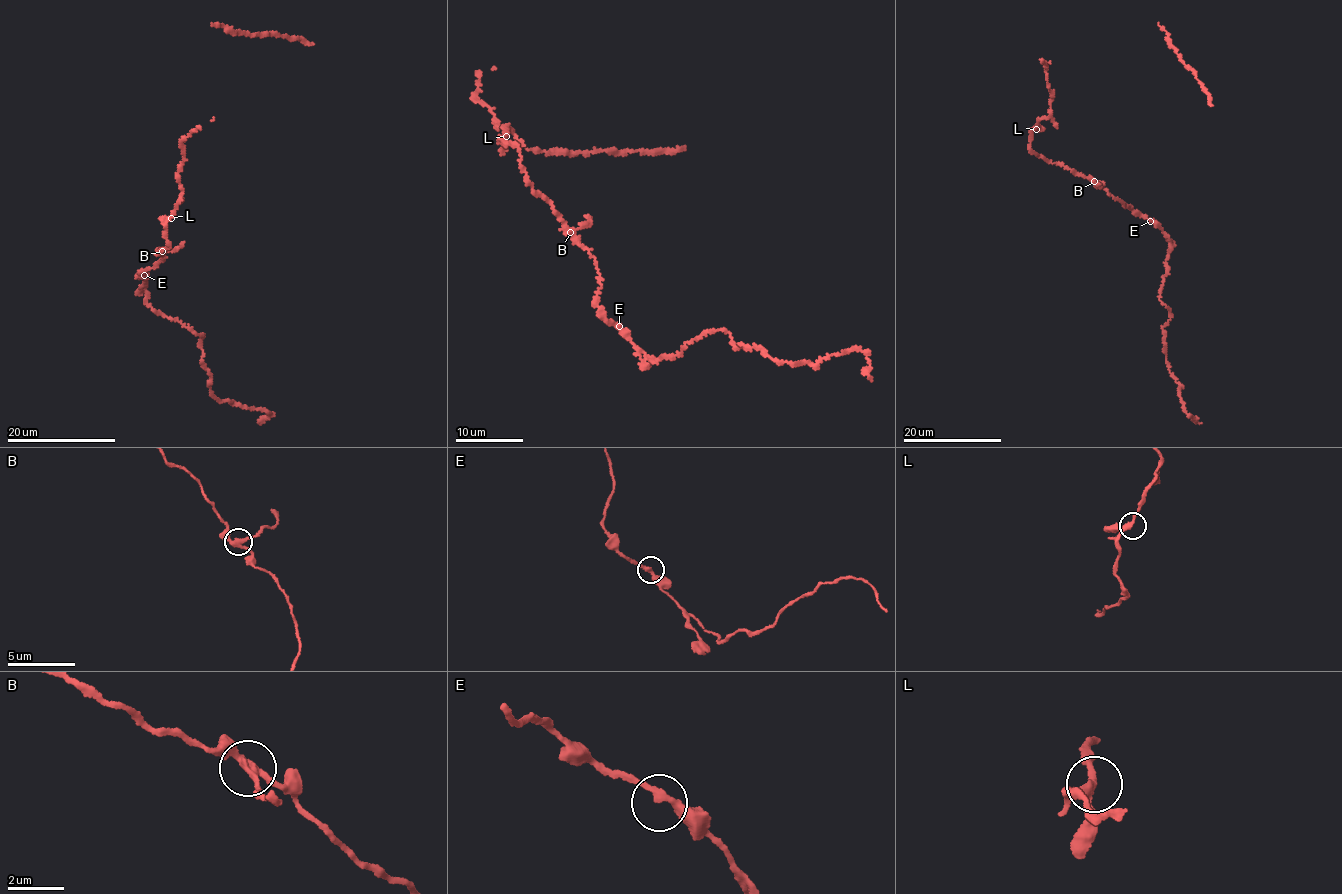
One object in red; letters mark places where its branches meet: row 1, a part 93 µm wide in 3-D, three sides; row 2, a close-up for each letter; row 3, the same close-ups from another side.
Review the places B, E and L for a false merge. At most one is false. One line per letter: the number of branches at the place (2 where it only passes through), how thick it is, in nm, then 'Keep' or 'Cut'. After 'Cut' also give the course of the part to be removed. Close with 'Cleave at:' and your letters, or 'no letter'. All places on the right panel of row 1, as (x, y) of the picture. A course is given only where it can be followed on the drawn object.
B: Branches: 3. Thickness 240 nm. Cut
E: Branches: 2. Thickness 260 nm. Keep
L: Branches: 3. Thickness 240 nm. Keep
Cleave at: B

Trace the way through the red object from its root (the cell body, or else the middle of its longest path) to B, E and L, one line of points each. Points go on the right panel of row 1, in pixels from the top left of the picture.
B: (1049, 161), (1095, 182)
E: (1049, 161), (1091, 177), (1124, 206), (1150, 221)
L: (1049, 161), (1030, 149), (1031, 131), (1036, 129)

